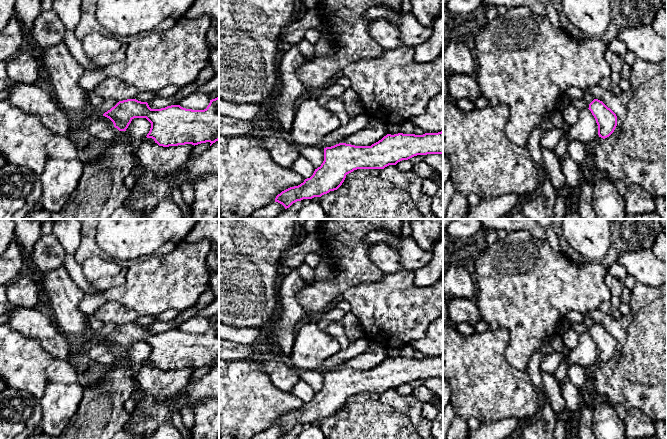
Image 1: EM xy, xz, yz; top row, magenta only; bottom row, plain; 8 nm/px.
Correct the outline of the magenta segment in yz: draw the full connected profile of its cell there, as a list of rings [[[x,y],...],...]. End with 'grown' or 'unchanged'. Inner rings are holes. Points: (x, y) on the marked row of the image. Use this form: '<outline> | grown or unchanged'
[[[594,99],[589,104],[588,109],[591,111],[598,125],[599,137],[603,139],[609,137],[617,126],[616,114],[598,99]]] | unchanged

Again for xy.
[[[219,96],[210,100],[204,110],[192,110],[171,105],[161,109],[151,109],[147,102],[136,99],[119,101],[103,116],[109,118],[119,131],[126,131],[134,118],[146,118],[151,123],[147,138],[152,138],[159,146],[169,147],[185,144],[198,145],[210,142],[210,146],[219,140]]] | unchanged

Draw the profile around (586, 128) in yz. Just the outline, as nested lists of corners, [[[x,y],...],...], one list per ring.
[[[589,109],[579,111],[579,120],[577,123],[570,125],[566,134],[563,134],[557,146],[553,149],[554,154],[560,160],[568,156],[567,144],[571,140],[592,140],[598,139],[598,125],[594,116]]]

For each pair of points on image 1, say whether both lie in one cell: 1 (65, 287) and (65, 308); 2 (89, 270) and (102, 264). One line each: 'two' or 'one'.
1: one
2: one

